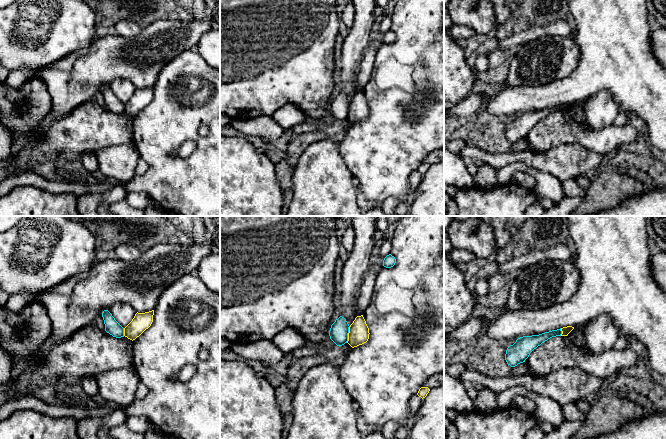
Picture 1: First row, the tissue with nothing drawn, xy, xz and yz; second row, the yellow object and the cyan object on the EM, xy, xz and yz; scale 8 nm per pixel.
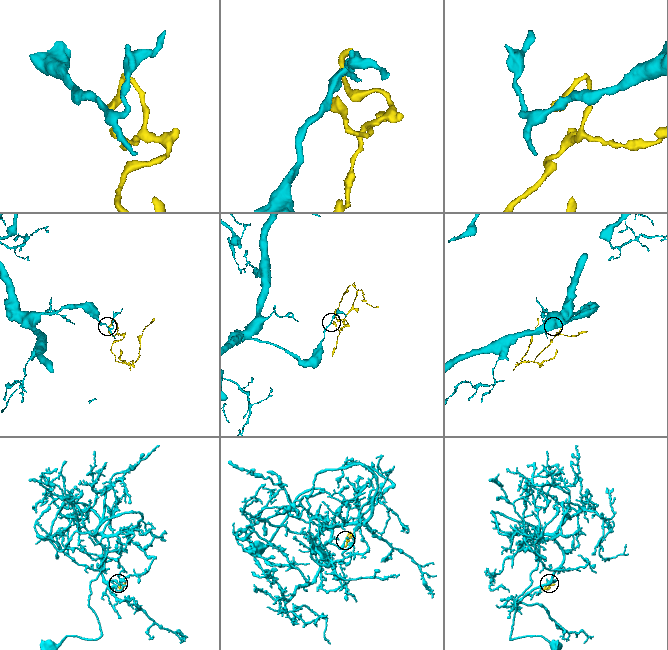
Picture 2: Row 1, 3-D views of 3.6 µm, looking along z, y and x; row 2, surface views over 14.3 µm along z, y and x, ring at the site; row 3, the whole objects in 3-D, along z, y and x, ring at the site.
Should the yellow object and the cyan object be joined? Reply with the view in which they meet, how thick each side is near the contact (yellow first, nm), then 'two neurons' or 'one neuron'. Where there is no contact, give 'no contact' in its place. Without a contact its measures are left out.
xz | 160/150 nm | two neurons

